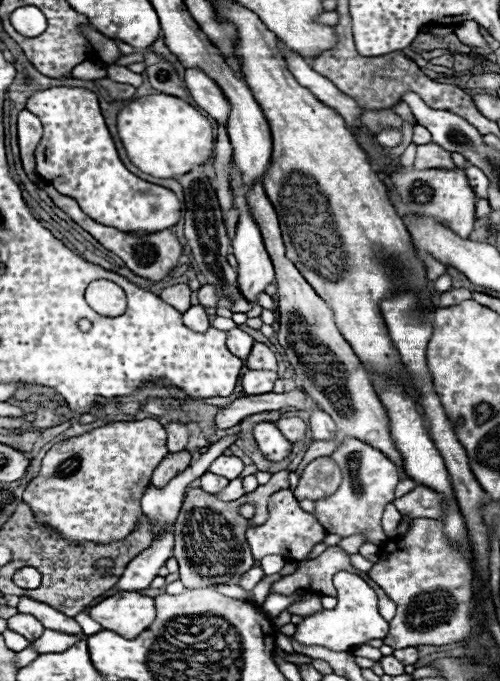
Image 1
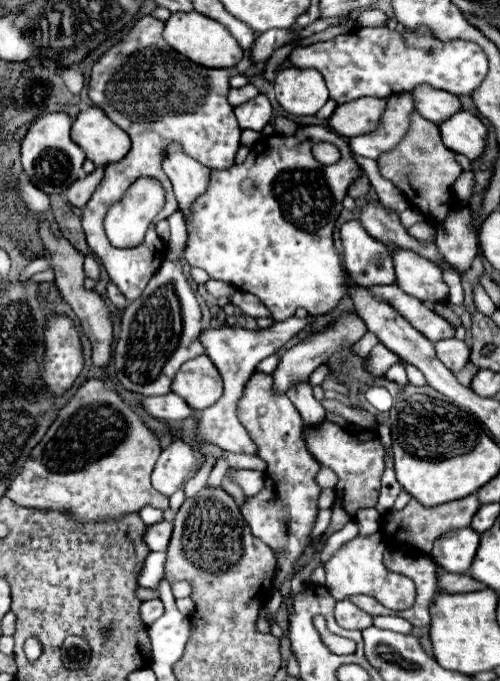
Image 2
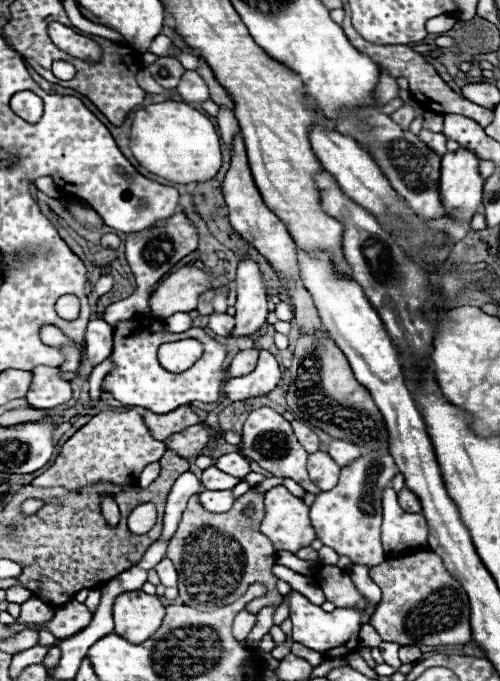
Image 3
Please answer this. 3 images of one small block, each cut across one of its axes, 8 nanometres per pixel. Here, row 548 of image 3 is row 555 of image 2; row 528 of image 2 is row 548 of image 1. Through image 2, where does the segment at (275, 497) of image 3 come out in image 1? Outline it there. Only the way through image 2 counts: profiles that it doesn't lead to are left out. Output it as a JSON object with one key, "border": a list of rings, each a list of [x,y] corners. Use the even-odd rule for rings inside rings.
{"border":[[[278,490],[278,492],[274,492],[270,496],[270,502],[268,502],[268,512],[270,512],[270,516],[268,516],[266,524],[256,526],[256,528],[250,528],[246,532],[248,544],[250,544],[252,554],[254,554],[256,560],[262,560],[268,554],[280,554],[286,560],[298,560],[300,562],[326,536],[324,528],[320,528],[320,524],[316,522],[316,518],[312,514],[304,512],[298,506],[292,490]]]}

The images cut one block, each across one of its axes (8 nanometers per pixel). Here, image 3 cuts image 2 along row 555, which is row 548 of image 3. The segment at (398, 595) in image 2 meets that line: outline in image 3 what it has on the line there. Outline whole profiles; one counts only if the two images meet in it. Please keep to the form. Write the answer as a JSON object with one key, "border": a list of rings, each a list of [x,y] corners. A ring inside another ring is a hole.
{"border":[[[380,450],[366,452],[348,466],[340,470],[340,480],[336,488],[316,494],[310,506],[310,520],[316,528],[316,536],[338,554],[348,556],[354,564],[376,566],[386,560],[380,544],[380,524],[382,524],[382,492],[390,486],[398,468],[390,454]]]}

